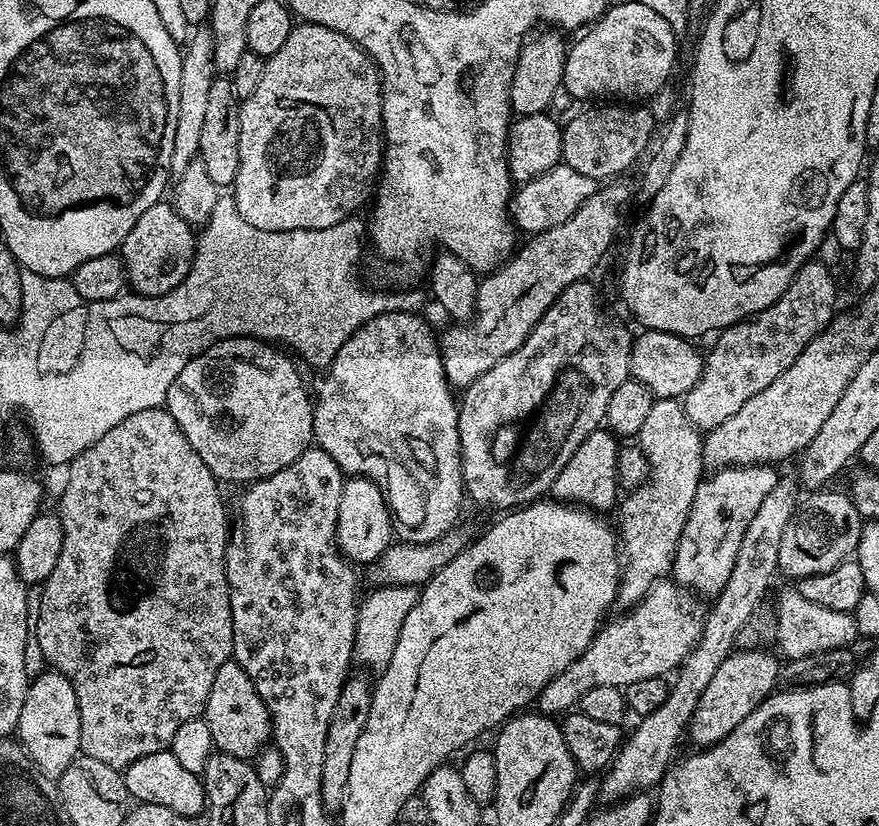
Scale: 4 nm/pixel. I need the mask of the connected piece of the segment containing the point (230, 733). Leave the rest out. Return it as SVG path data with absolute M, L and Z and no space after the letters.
M235 662L218 669L214 686L210 686L210 698L206 702L202 719L210 726L213 745L219 751L251 761L272 740L272 719L262 698L256 693L254 682Z

